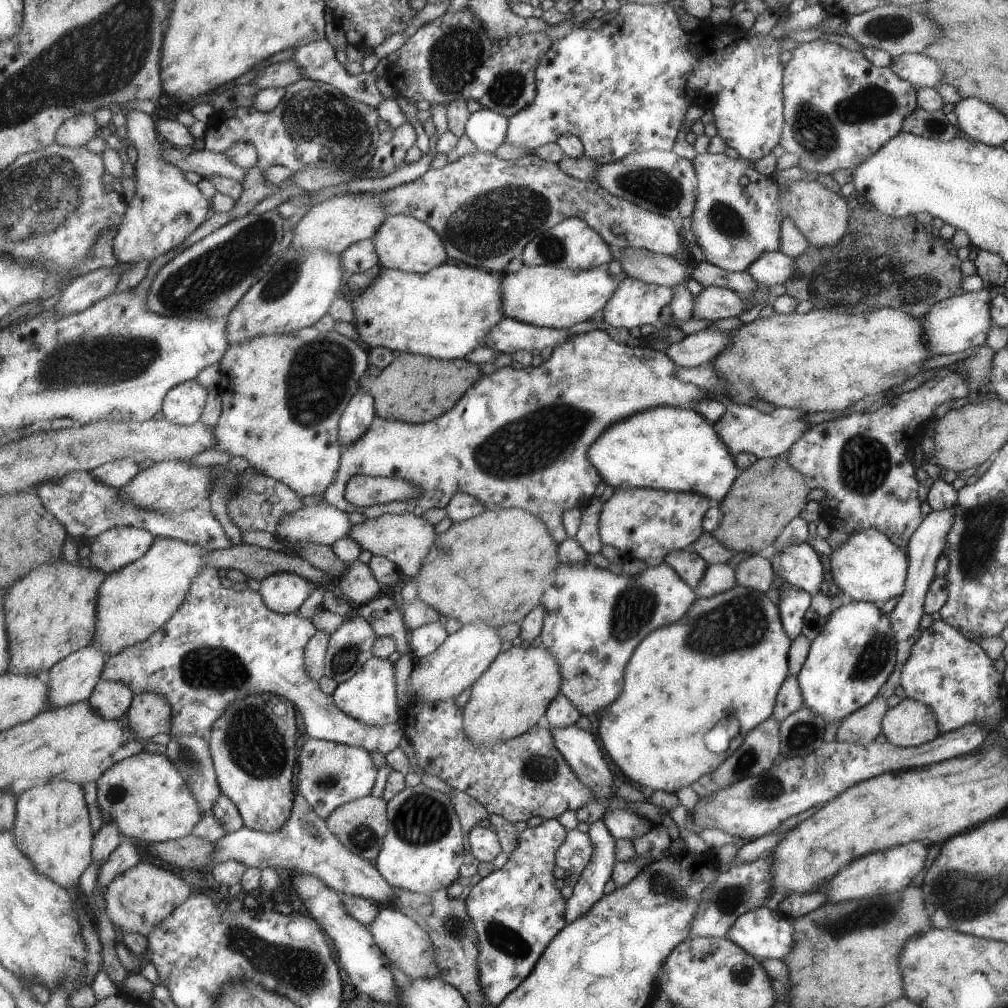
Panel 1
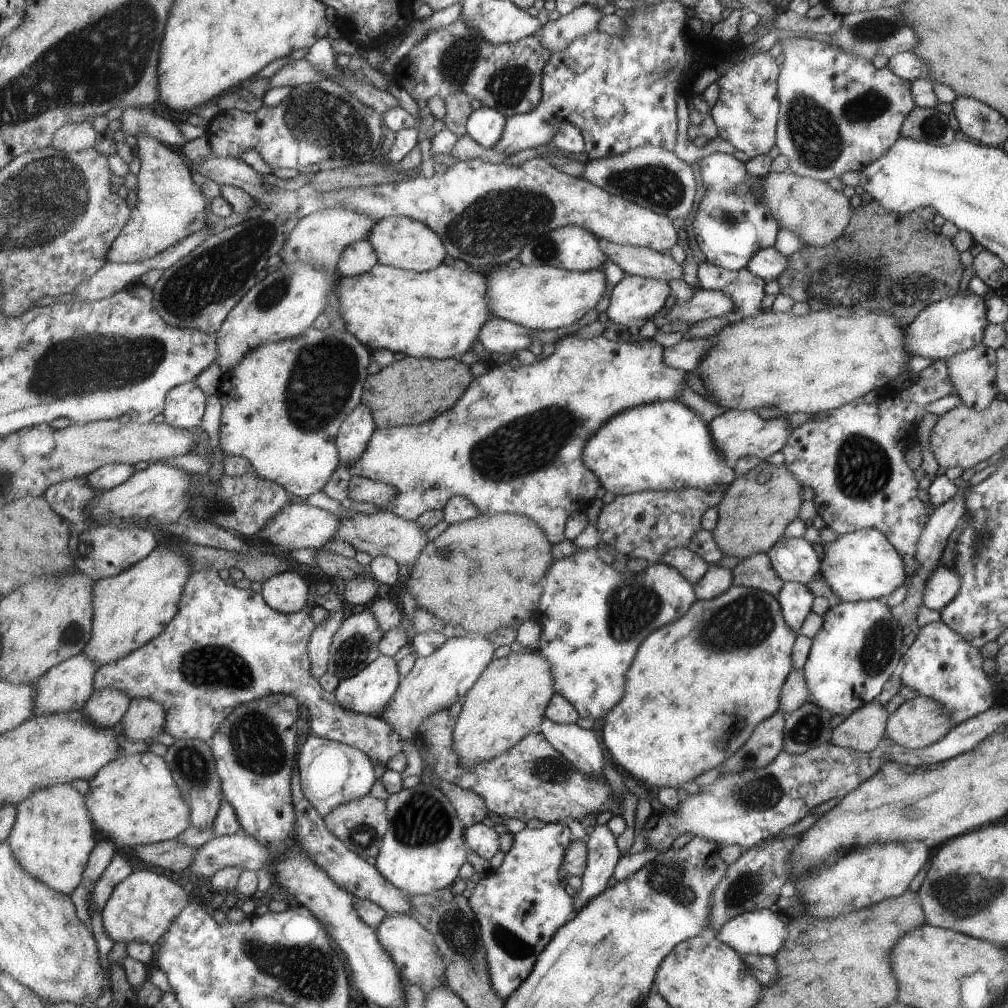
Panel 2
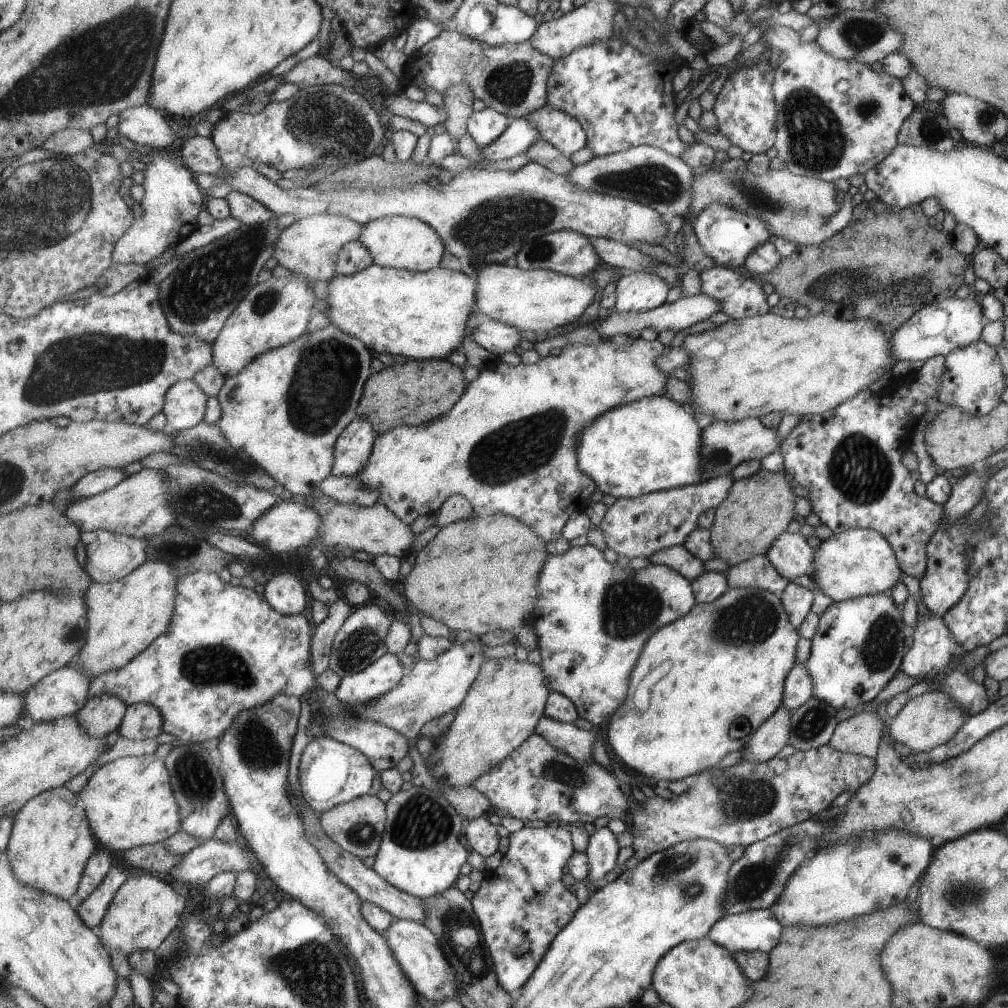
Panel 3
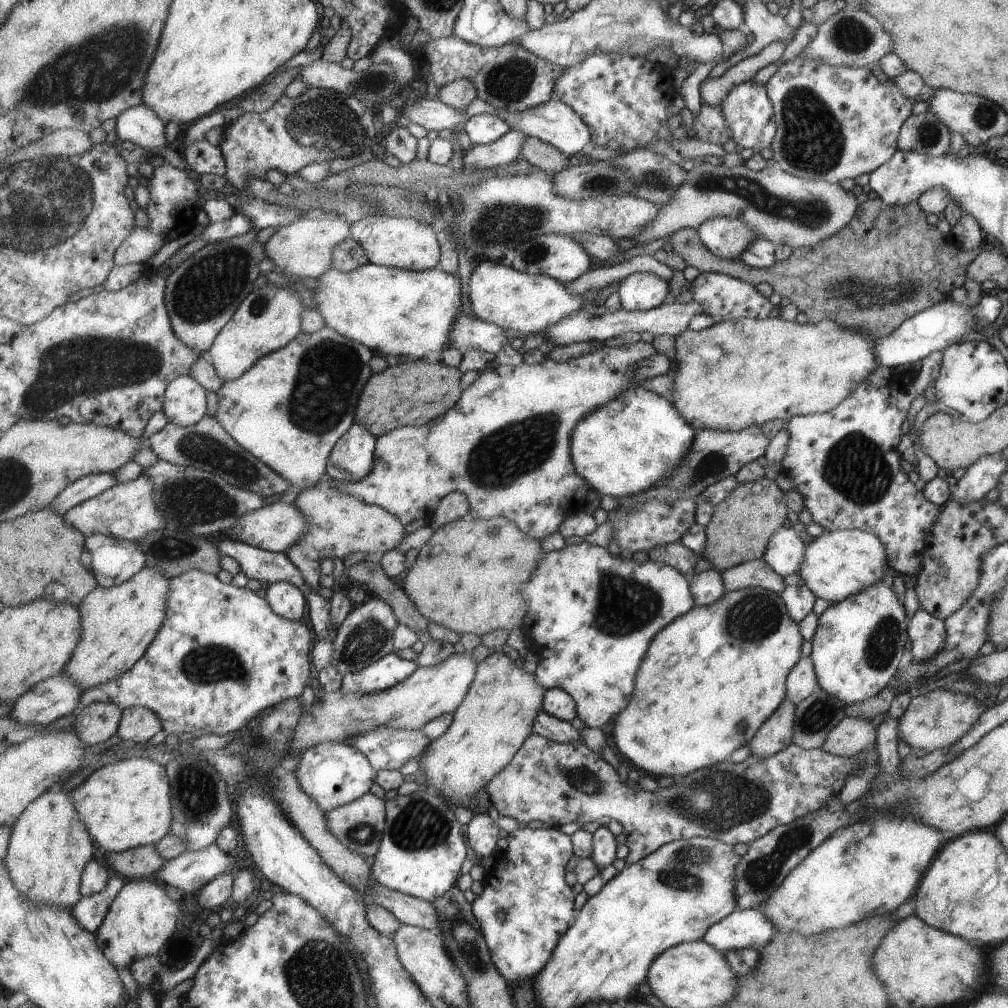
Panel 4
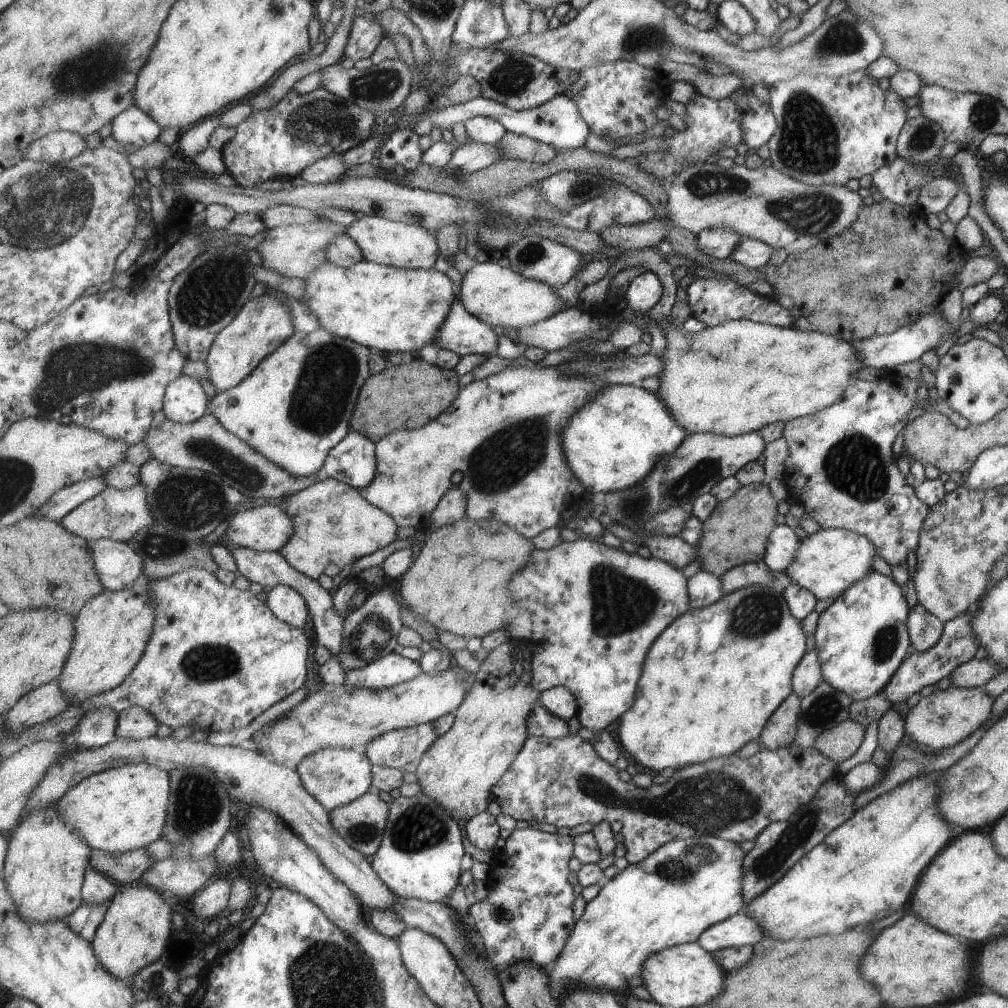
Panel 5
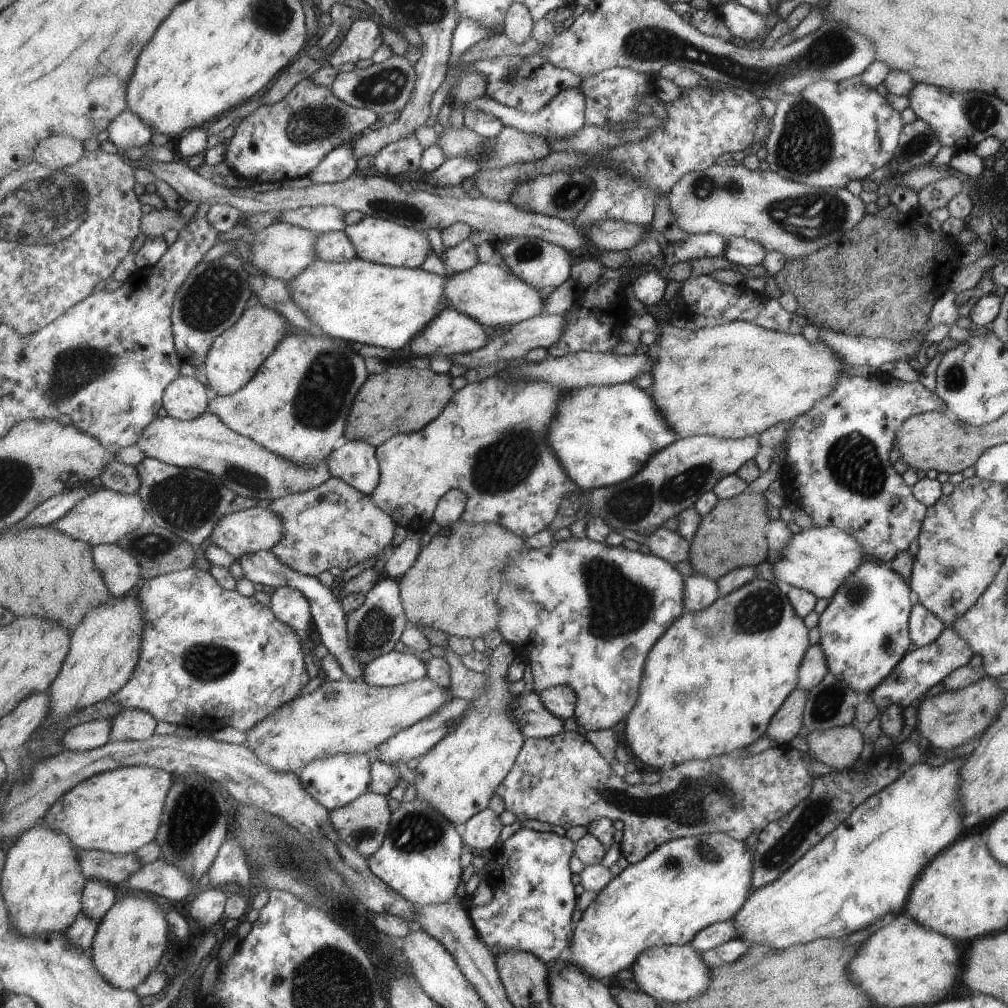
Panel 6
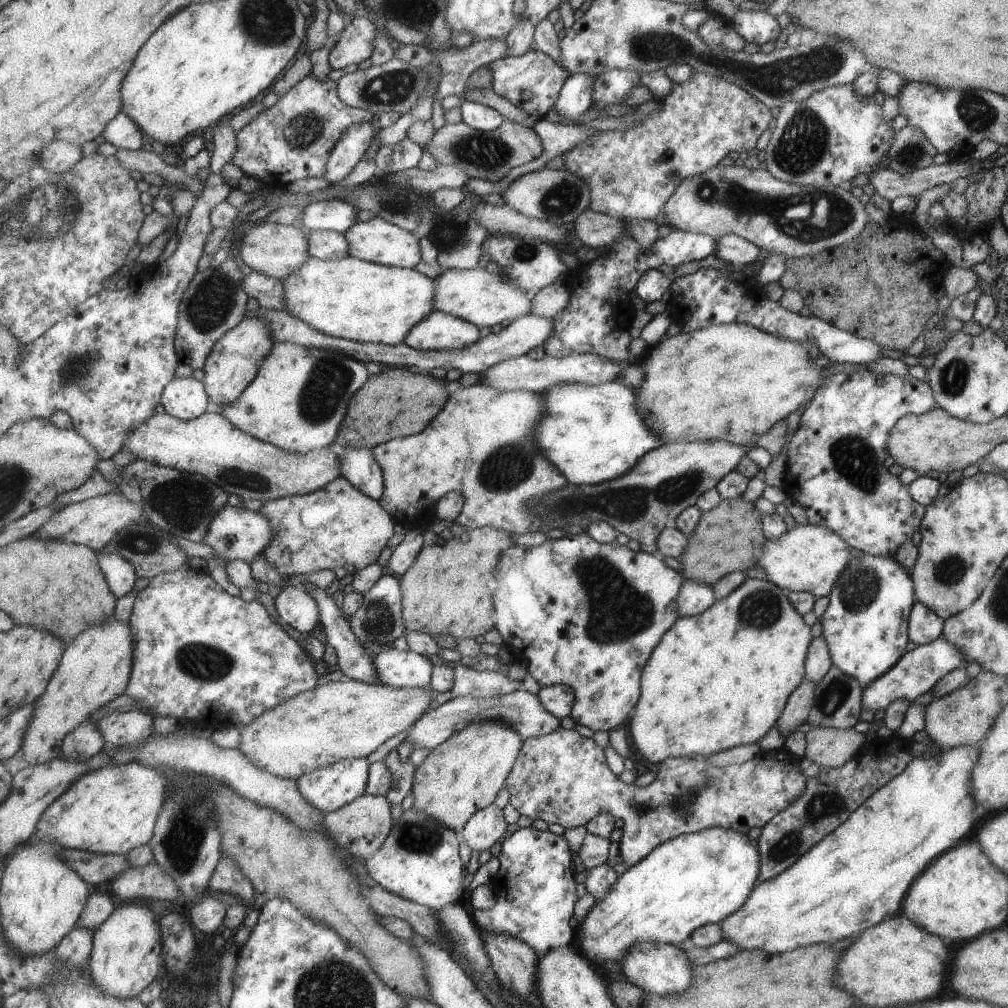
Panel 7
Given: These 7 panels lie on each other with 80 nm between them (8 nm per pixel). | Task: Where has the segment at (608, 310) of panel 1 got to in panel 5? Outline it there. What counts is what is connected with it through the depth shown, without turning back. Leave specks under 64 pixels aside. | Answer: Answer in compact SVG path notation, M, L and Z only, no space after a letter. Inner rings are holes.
M647 270L633 278L629 283L624 298L632 309L639 312L648 310L659 302L661 283L653 272Z

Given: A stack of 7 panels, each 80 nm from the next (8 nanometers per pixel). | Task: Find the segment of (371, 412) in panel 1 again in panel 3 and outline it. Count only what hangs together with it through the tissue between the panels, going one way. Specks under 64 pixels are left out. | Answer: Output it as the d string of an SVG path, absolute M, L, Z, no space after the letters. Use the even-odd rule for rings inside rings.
M357 414L336 442L332 474L352 477L360 473L369 462L377 435L370 419Z

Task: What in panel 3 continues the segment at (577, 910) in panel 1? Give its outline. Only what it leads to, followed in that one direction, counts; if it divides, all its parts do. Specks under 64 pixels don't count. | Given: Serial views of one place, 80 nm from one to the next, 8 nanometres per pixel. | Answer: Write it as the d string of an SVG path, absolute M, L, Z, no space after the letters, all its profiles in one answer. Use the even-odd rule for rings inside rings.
M608 826L601 827L592 834L590 845L586 852L590 858L589 880L595 884L595 890L604 886L603 878L609 874L617 864L619 843L616 835Z

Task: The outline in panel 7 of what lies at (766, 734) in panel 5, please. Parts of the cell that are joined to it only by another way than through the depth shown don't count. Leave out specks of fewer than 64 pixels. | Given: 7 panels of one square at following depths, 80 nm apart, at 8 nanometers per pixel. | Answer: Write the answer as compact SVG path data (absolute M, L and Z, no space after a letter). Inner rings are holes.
M803 679L794 692L786 700L786 706L783 707L782 714L779 715L779 732L792 730L800 724L806 722L809 710L811 710L811 701L813 700L815 684Z

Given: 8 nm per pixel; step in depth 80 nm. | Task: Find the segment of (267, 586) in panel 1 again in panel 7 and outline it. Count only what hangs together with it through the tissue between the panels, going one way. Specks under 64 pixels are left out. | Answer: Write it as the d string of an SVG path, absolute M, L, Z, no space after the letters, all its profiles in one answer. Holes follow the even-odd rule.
M301 586L282 588L274 600L279 620L283 624L289 624L305 636L322 622L318 602Z

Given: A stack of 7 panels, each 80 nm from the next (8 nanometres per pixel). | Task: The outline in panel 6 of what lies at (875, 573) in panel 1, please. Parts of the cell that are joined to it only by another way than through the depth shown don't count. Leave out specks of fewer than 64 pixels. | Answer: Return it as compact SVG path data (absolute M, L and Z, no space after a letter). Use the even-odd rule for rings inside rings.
M835 527L801 529L793 533L786 550L771 565L776 584L806 590L815 598L831 598L837 588L845 582L847 575L856 570L865 552L862 545L851 535Z

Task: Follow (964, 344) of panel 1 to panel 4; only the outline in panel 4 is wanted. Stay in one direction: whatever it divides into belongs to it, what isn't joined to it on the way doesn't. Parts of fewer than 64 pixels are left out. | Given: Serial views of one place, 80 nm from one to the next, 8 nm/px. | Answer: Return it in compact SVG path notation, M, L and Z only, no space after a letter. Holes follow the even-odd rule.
M949 300L938 302L931 305L931 308L923 309L923 312L919 312L918 315L911 316L889 335L878 338L875 341L874 356L877 357L878 364L888 366L890 369L899 364L914 363L925 359L930 352L943 352L950 344L957 343L965 332L974 330L975 321L970 308Z

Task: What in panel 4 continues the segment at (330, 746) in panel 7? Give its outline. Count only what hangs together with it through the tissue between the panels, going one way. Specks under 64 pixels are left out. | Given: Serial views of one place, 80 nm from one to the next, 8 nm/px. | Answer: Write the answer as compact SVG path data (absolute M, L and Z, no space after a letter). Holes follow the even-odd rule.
M456 652L441 664L419 667L409 678L385 691L370 695L326 691L302 714L290 744L289 758L324 742L347 743L351 737L375 729L422 729L438 716L454 713L463 704L477 670L478 664L471 657L471 652Z

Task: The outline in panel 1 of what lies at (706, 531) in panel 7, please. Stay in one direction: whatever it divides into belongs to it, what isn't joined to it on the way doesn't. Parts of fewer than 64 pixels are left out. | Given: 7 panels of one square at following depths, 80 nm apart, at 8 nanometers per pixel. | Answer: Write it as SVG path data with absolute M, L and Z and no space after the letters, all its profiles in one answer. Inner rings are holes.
M774 457L757 459L747 469L740 470L738 478L731 483L727 494L717 503L721 512L721 522L710 533L725 547L734 553L745 554L761 553L777 538L783 527L793 520L801 512L805 504L805 494L809 489L805 488L805 481L800 472L797 472L786 460Z

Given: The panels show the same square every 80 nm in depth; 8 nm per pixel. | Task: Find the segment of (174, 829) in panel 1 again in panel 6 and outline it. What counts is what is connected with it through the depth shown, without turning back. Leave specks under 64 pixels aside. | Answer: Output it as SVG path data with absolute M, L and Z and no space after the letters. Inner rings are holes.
M127 765L80 782L47 811L44 824L66 834L78 849L135 853L156 840L175 776L149 765Z

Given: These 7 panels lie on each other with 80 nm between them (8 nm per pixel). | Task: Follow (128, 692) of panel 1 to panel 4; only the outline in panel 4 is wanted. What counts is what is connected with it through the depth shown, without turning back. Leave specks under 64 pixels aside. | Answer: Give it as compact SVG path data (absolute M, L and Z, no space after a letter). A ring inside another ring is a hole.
M93 703L77 712L76 732L87 746L111 740L123 718L123 709L115 703Z

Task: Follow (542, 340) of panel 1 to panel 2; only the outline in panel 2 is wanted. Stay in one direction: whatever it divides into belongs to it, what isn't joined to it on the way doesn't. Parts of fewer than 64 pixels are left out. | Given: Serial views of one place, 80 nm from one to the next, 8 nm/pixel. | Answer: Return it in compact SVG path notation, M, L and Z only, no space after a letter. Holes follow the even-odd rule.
M493 316L482 328L478 340L491 353L515 356L517 352L527 349L533 338L530 328Z

